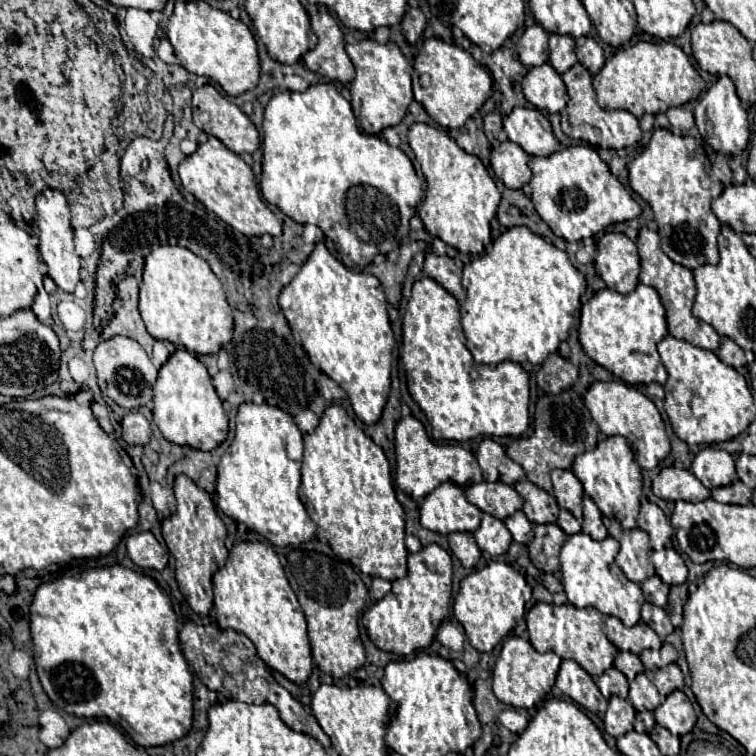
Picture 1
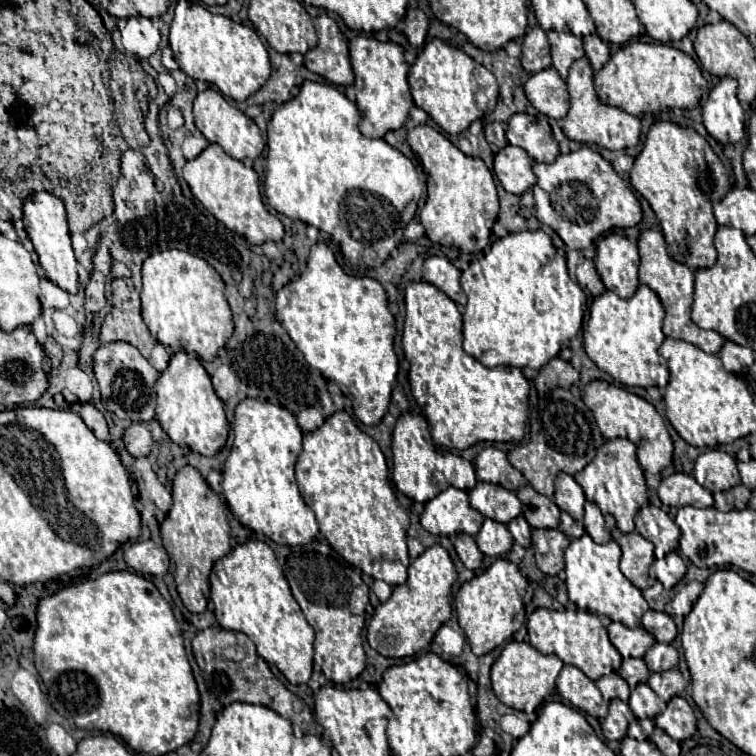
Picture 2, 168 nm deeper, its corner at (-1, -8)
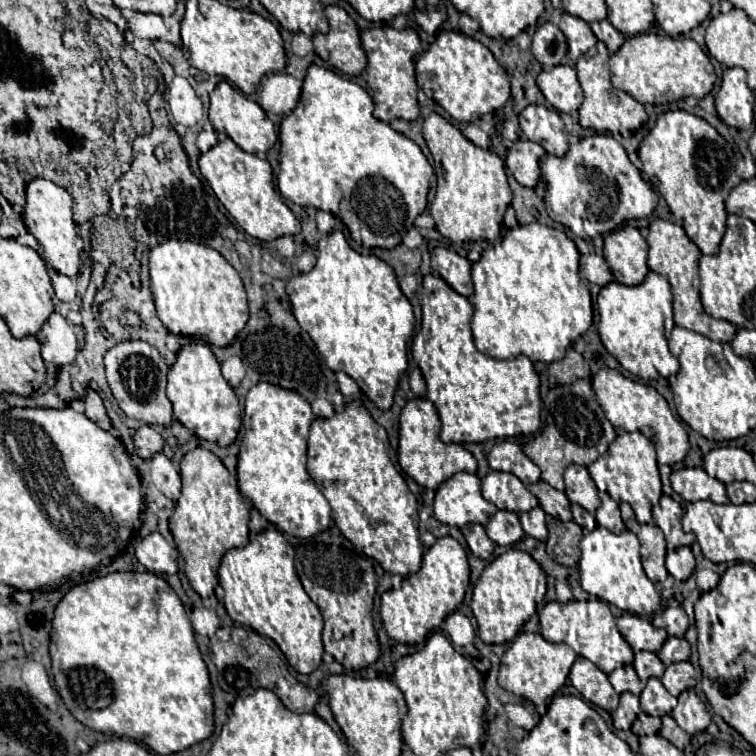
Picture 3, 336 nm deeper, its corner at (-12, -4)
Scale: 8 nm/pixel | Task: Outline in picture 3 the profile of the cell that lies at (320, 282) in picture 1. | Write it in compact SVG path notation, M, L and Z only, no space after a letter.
M332 231L318 242L318 261L314 269L292 277L286 291L296 321L310 333L326 365L332 371L344 371L350 375L378 409L390 409L398 379L408 367L408 341L414 333L414 311L400 291L392 267L378 257L356 253L346 243L342 231Z

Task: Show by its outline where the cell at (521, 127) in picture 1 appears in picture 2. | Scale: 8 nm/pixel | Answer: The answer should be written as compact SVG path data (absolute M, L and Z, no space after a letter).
M515 113L507 121L507 140L511 145L523 147L531 159L541 163L553 163L559 153L549 121L543 115L531 117L527 113Z

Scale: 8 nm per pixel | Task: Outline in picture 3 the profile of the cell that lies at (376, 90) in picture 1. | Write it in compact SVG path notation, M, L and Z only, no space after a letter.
M374 27L366 29L360 35L362 47L368 57L366 67L366 83L372 95L372 101L376 105L374 115L376 119L390 123L392 119L406 119L414 121L420 115L418 105L418 85L414 79L414 63L420 51L420 39L414 29L402 29L396 31L394 27Z

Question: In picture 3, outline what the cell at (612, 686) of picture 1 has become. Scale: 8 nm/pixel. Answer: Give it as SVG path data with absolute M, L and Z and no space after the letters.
M624 665L624 667L614 669L614 671L608 675L608 679L610 679L612 687L616 689L616 693L626 693L626 691L630 691L630 693L634 693L634 695L638 697L640 691L644 689L644 685L642 685L642 681L638 679L638 675L636 675L636 671L634 671L632 665Z

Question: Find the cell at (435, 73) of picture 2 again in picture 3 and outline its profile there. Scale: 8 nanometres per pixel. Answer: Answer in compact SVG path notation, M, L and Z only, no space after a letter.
M440 31L430 49L416 61L416 81L426 97L434 99L444 111L460 121L470 123L484 113L498 111L510 97L510 81L490 49L460 31Z

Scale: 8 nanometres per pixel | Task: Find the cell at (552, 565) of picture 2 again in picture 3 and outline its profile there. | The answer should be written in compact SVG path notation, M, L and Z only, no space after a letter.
M548 517L548 531L550 537L546 541L546 553L560 565L576 565L580 559L580 539L582 529L574 521L558 521L554 517Z

